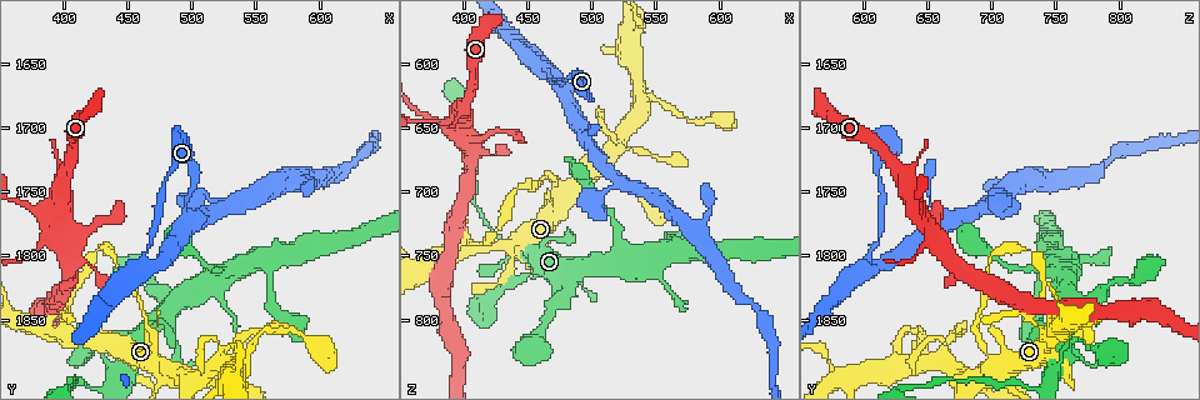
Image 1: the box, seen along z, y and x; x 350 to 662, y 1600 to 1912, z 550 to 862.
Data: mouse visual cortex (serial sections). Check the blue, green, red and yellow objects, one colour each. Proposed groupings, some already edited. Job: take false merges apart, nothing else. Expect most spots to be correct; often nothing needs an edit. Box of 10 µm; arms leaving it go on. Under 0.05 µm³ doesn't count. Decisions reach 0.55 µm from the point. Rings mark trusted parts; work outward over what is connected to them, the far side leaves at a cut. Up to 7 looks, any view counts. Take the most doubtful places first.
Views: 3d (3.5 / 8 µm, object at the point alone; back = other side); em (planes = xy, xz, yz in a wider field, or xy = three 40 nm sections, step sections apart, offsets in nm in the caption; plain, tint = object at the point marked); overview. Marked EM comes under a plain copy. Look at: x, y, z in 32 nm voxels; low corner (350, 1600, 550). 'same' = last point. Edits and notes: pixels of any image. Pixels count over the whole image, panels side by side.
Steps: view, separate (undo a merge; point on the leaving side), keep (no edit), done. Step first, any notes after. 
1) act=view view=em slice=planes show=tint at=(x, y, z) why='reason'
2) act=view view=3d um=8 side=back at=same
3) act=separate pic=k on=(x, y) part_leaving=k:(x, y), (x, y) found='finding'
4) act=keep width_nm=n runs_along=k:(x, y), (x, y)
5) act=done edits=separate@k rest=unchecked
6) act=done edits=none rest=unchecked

act=view view=3d um=3.5 at=(464, 1804, 604) why='abrupt turn'

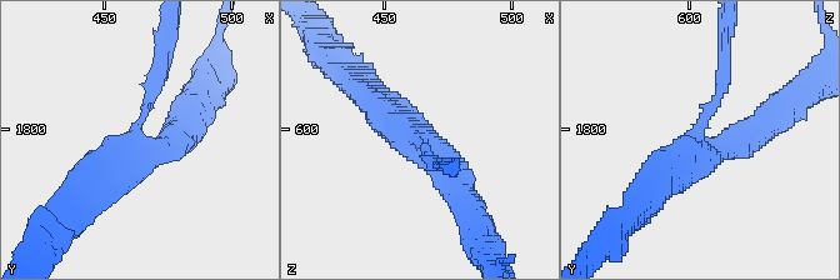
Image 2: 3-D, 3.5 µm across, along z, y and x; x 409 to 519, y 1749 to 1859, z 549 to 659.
act=view view=em slice=xy step=2 show=tint at=(463, 1806, 604) arms=3 arm_widths_nm=150,400,400

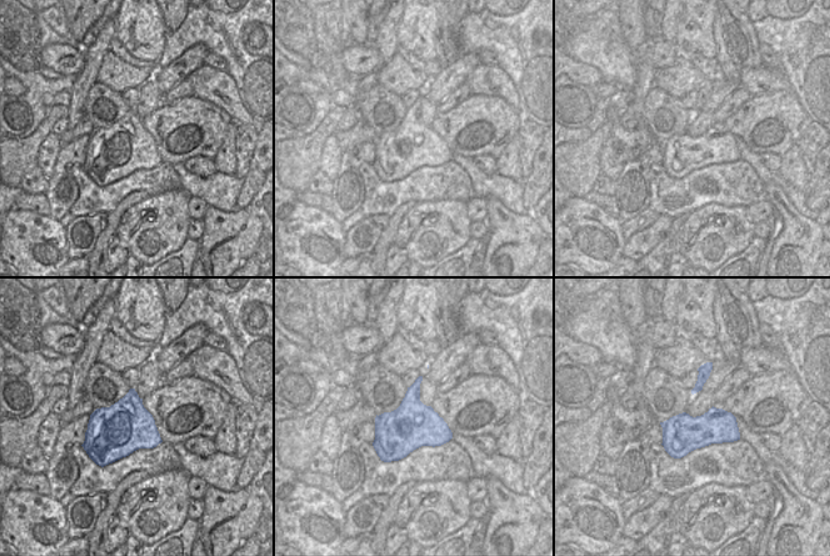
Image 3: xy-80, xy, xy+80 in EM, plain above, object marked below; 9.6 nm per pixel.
act=keep runs_along=2:(723, 73), (698, 149), (755, 130) found='all the same cell'

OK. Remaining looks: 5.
act=view view=3d um=3.5 at=(398, 1786, 658) why='calibre changes'

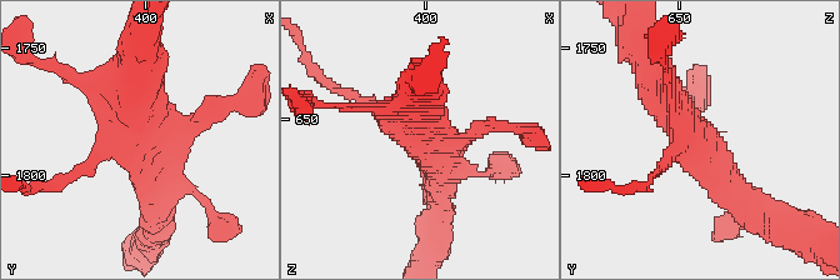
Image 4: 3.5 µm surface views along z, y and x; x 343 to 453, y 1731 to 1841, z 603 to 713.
act=view view=em slice=xy step=3 show=tint at=(398, 1786, 656) arms=4 arm_widths_nm=150,150,350,500 why='shape alone is not enough'

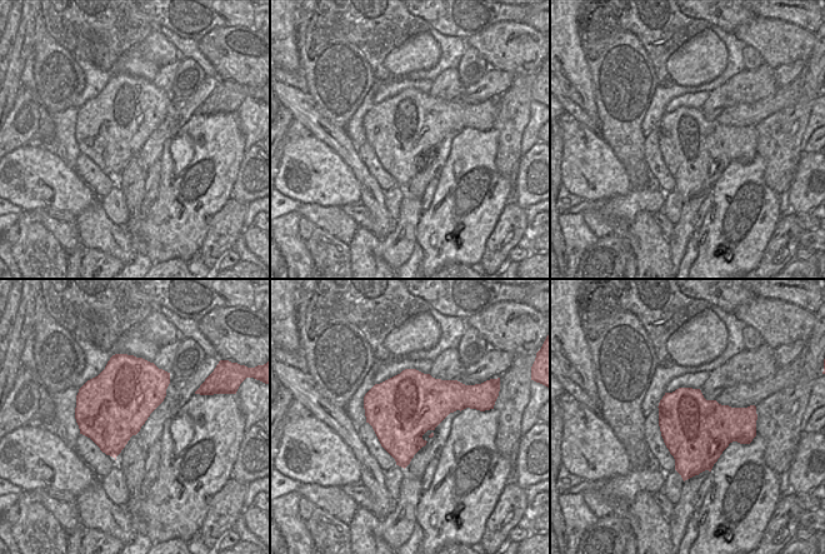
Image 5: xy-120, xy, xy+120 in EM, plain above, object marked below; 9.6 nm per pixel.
act=keep runs_along=4:(651, 69), (680, 119), (748, 203) found='all the same cell'

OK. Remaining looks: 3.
act=view view=3d um=3.5 at=(494, 1778, 658) why='a fork'

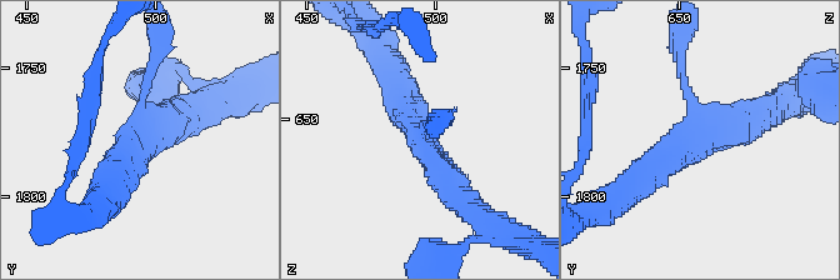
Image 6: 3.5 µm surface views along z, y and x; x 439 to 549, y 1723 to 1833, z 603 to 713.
act=keep runs_along=6:(395, 79), (421, 146), (464, 204) found='all the same cell'

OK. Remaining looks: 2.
act=done edits=none rest=unchecked

